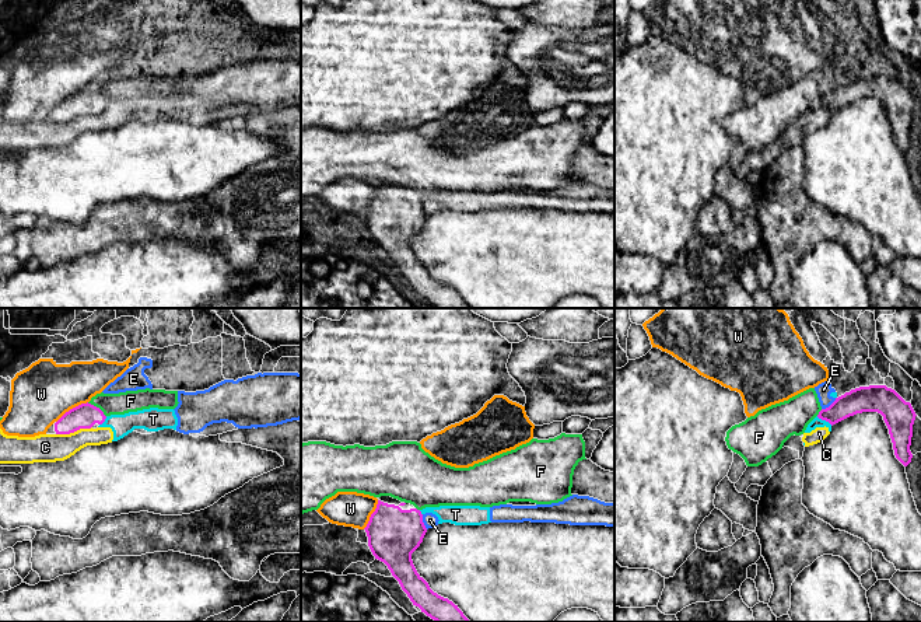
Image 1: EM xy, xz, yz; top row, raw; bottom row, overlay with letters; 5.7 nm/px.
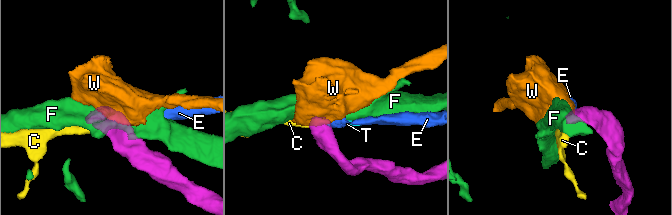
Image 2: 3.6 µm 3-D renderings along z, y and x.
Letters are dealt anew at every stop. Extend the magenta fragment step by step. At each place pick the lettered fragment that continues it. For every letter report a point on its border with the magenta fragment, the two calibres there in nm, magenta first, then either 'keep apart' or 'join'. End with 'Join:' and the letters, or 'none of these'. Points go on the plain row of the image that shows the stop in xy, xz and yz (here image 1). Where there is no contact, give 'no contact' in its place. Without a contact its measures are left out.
C: meets magenta in xy at (73, 118); 140 nm thick on the magenta side, 160 nm on the other; keep apart
E: meets magenta in yz at (830, 91); 150 nm thick on the magenta side, 90 nm on the other; keep apart
F: meets magenta in xy at (95, 93); 140 nm thick on the magenta side, 130 nm on the other; keep apart
T: meets magenta in yz at (825, 105); 140 nm thick on the magenta side, 60 nm on the other; keep apart
W: meets magenta in xy at (73, 94); 140 nm thick on the magenta side, 340 nm on the other; keep apart
Join: none of these

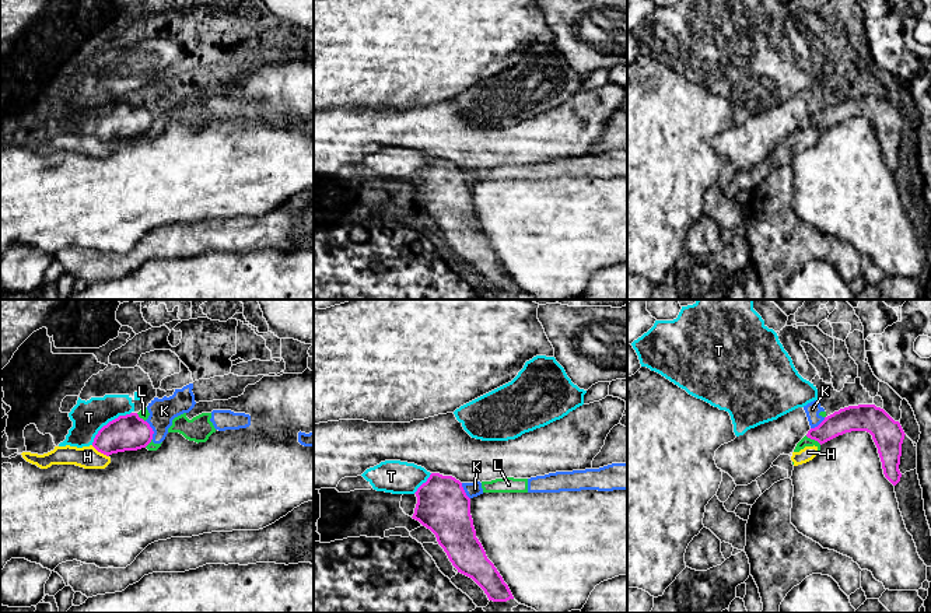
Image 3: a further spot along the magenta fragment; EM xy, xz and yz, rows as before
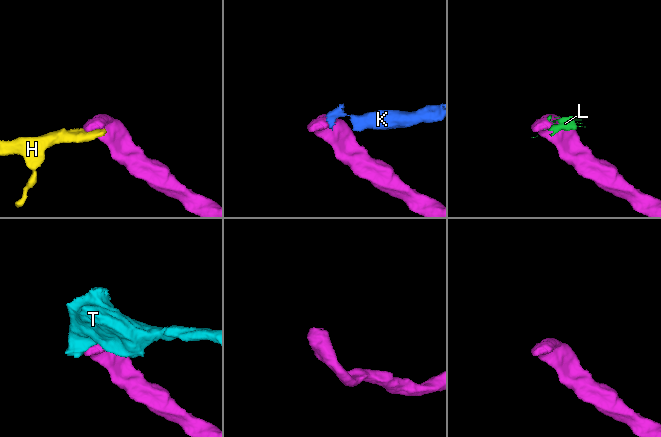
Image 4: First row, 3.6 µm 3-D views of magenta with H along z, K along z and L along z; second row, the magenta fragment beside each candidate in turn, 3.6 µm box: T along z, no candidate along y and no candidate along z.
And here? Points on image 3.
H: meets magenta in xy at (100, 137); 200 nm thick on the magenta side, 130 nm on the other; keep apart
K: meets magenta in xy at (151, 116); 200 nm thick on the magenta side, 150 nm on the other; keep apart
L: meets magenta in yz at (814, 125); 140 nm thick on the magenta side, 60 nm on the other; keep apart
T: meets magenta in xy at (109, 108); 200 nm thick on the magenta side, 190 nm on the other; keep apart
Join: none of these

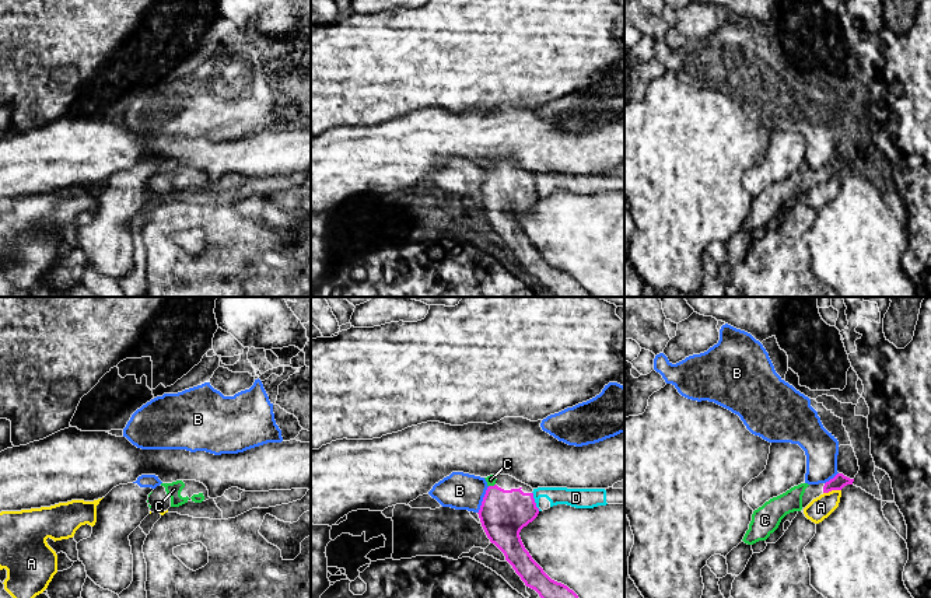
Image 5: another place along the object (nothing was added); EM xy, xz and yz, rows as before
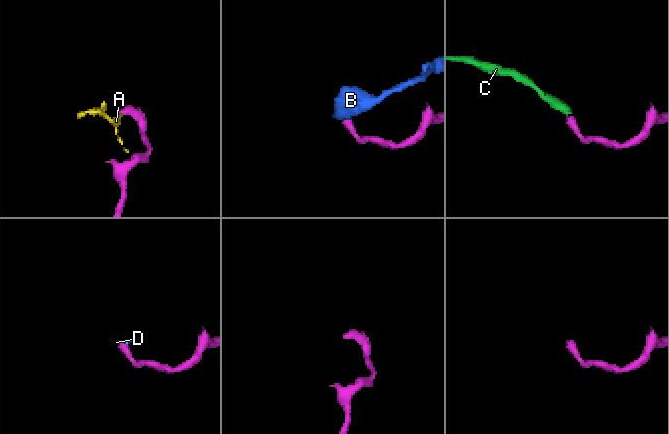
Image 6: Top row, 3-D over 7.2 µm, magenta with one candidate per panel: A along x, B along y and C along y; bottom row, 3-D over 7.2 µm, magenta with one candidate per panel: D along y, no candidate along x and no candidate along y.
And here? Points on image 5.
A: meets magenta in yz at (832, 175); 80 nm thick on the magenta side, 130 nm on the other; keep apart
B: meets magenta in xz at (483, 186); 280 nm thick on the magenta side, 220 nm on the other; keep apart
C: meets magenta in xz at (492, 172); 280 nm thick on the magenta side, 50 nm on the other; join
D: meets magenta in xz at (534, 188); 280 nm thick on the magenta side, 110 nm on the other; keep apart
Join: C

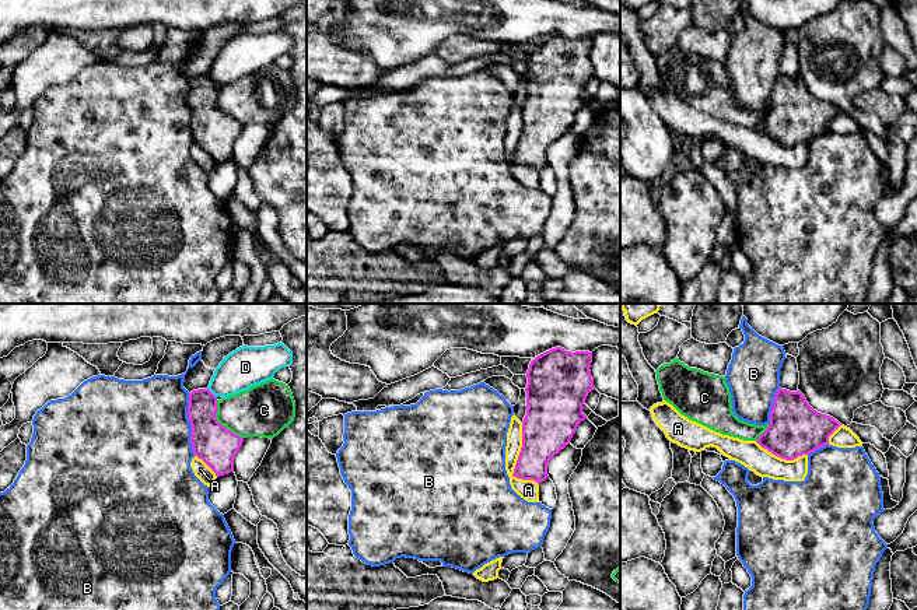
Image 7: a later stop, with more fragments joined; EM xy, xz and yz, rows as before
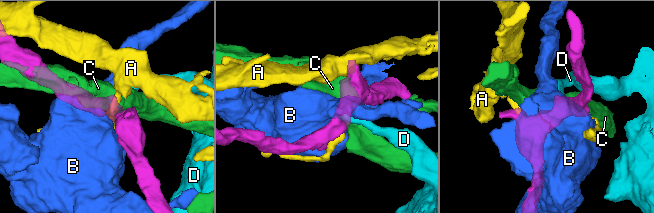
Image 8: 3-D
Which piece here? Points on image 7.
A: meets magenta in xz at (517, 149); 280 nm thick on the magenta side, 120 nm on the other; keep apart
B: meets magenta in xy at (191, 111); 240 nm thick on the magenta side, 480 nm on the other; keep apart
C: meets magenta in xy at (219, 109); 240 nm thick on the magenta side, 280 nm on the other; keep apart
D: meets magenta in xy at (212, 80); 200 nm thick on the magenta side, 240 nm on the other; keep apart
Join: none of these

